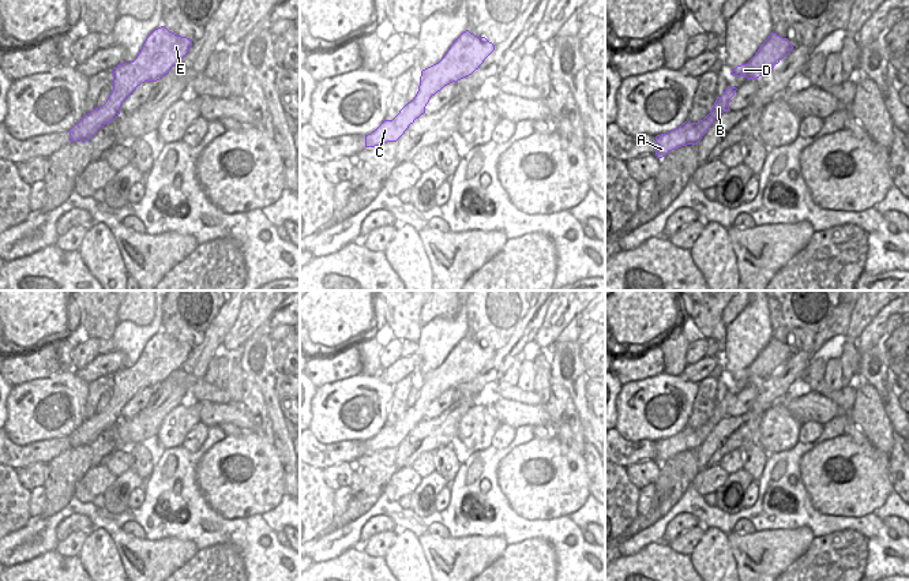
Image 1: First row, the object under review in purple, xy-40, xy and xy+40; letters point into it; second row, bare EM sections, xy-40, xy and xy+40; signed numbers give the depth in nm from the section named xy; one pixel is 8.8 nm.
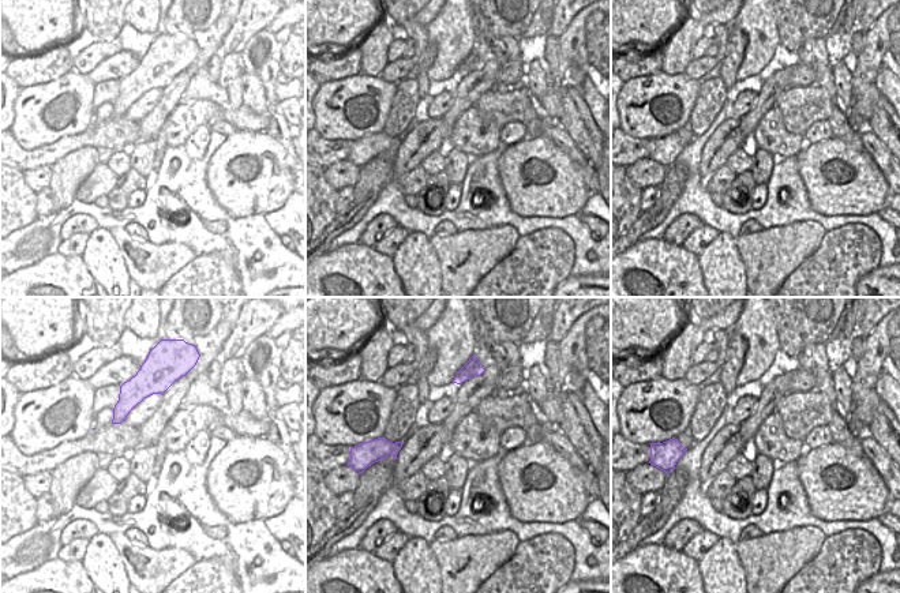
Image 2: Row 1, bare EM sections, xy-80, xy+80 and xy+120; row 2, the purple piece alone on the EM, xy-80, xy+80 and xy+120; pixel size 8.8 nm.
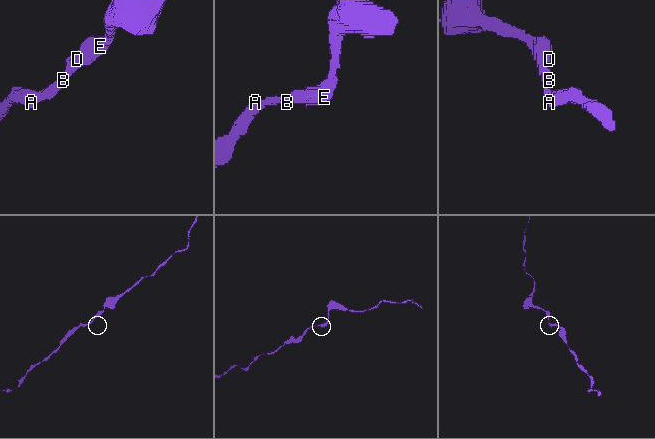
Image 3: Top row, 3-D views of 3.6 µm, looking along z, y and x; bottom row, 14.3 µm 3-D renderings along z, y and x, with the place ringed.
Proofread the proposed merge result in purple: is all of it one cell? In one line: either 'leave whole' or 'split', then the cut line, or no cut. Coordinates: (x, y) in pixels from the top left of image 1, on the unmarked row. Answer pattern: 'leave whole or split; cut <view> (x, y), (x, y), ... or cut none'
leave whole; cut none

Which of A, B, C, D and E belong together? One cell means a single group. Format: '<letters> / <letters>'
A B C D E

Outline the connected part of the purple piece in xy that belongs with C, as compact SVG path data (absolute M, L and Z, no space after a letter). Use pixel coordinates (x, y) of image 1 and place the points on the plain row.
M463 337L439 368L421 376L416 402L392 426L384 426L375 436L365 441L365 453L397 447L409 431L425 419L432 401L444 391L472 381L493 356L495 351L485 342Z

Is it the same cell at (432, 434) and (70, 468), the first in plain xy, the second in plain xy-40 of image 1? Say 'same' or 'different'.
different

